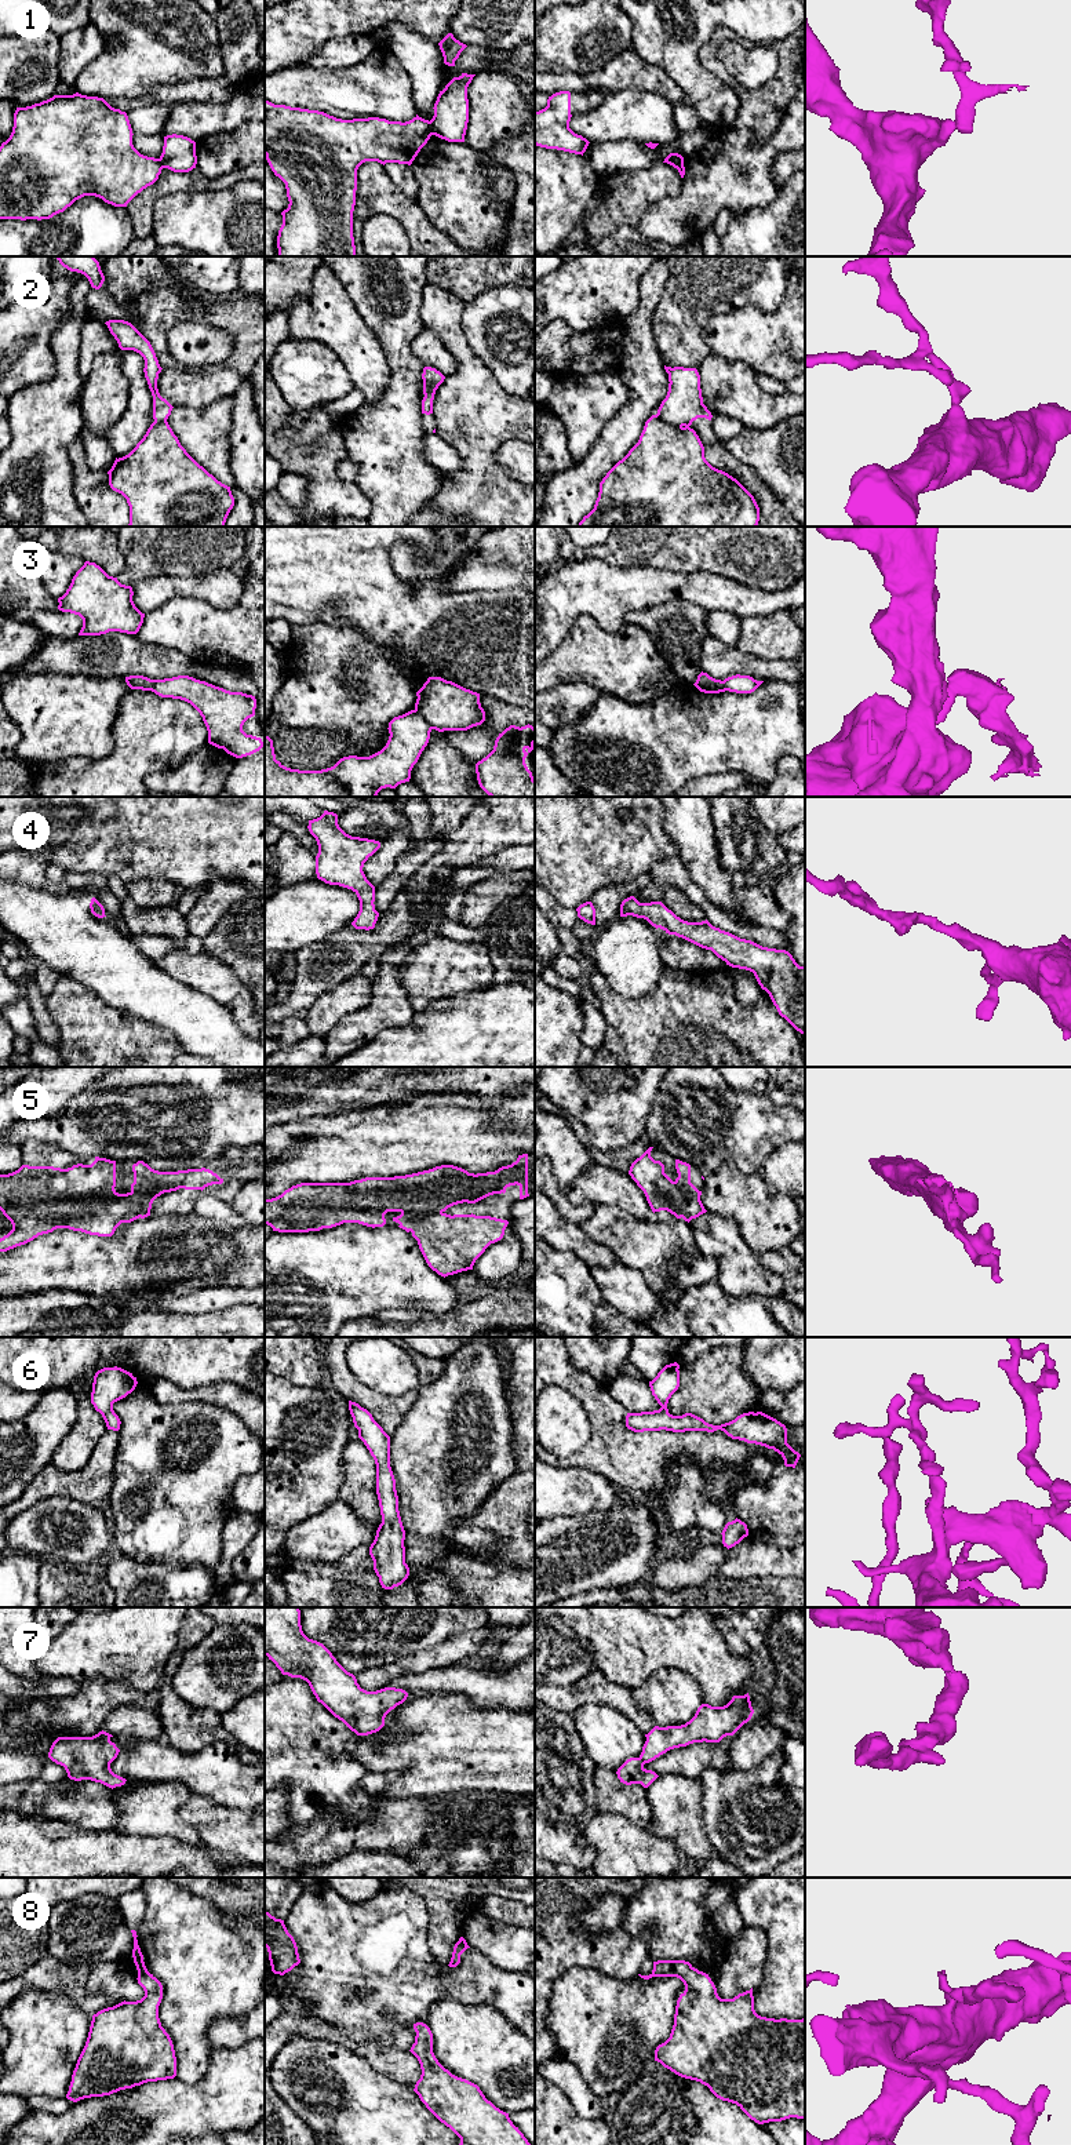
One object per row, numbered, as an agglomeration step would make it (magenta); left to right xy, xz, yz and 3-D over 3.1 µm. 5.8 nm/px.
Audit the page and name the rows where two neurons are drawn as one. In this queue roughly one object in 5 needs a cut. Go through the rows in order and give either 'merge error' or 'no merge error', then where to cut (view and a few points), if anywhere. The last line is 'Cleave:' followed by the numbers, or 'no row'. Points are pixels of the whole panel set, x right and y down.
1: merge error; cut xz (429, 122), (433, 134)
2: merge error; cut yz (656, 414), (665, 421), (681, 426)
3: merge error; cut xz (415, 709), (433, 728)
4: no merge error; cut none
5: no merge error; cut none
6: no merge error; cut none
7: no merge error; cut none
8: no merge error; cut none
Cleave: 1, 2, 3

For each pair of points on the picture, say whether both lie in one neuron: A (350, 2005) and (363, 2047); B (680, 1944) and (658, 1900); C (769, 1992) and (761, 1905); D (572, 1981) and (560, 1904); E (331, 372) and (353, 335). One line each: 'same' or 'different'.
A: different
B: same
C: same
D: different
E: different

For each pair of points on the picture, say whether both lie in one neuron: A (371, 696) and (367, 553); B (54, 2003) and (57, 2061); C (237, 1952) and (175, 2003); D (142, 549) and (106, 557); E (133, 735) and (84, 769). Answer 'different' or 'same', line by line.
A: different
B: same
C: same
D: different
E: same

